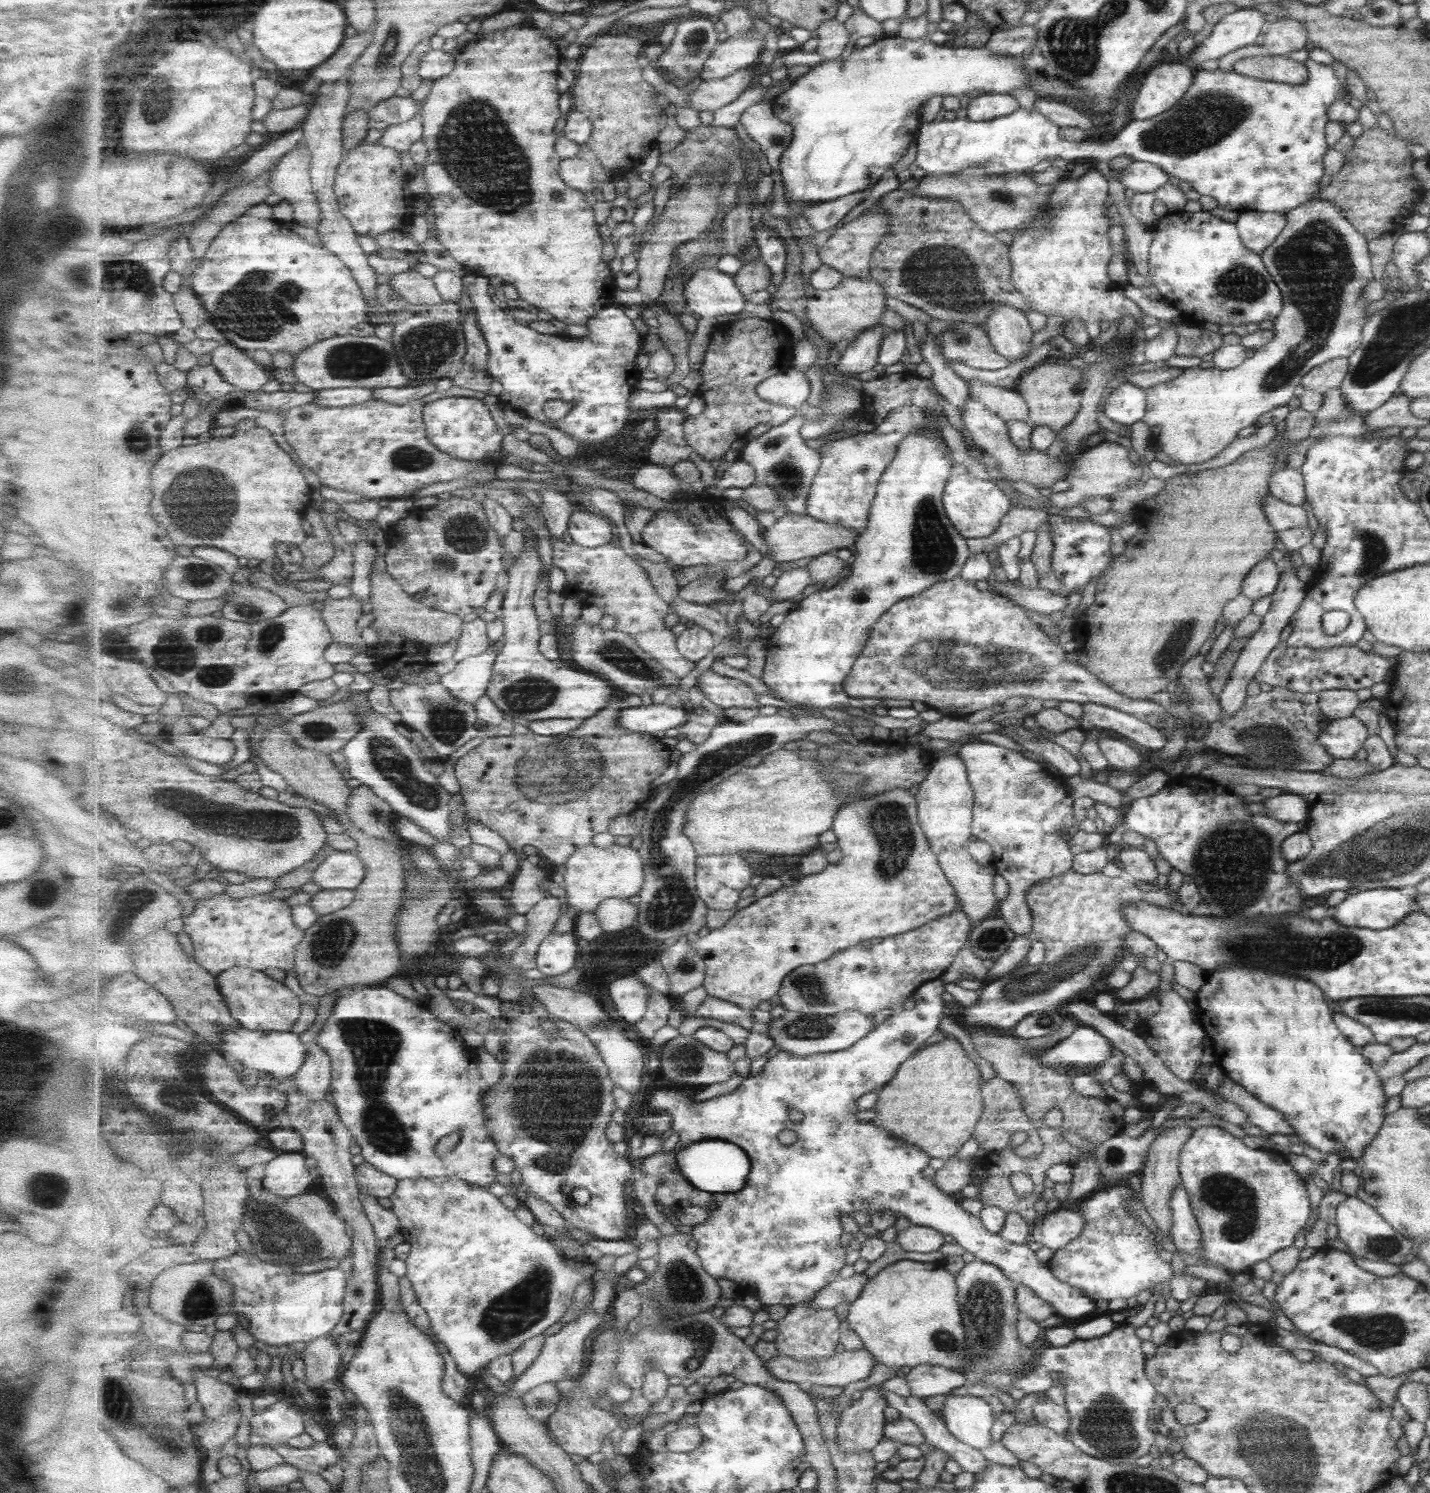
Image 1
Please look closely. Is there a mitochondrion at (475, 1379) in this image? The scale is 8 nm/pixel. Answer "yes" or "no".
no

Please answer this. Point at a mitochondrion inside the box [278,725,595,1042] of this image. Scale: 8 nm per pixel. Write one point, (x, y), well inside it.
(387, 760)

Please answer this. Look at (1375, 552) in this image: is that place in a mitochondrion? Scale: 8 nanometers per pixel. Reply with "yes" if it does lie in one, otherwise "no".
yes

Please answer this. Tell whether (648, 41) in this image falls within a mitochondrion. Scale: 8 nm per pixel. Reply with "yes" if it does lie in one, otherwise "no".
no

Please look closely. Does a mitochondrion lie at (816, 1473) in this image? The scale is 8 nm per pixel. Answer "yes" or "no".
no

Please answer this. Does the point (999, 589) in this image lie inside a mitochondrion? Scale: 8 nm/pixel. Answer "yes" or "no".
no

